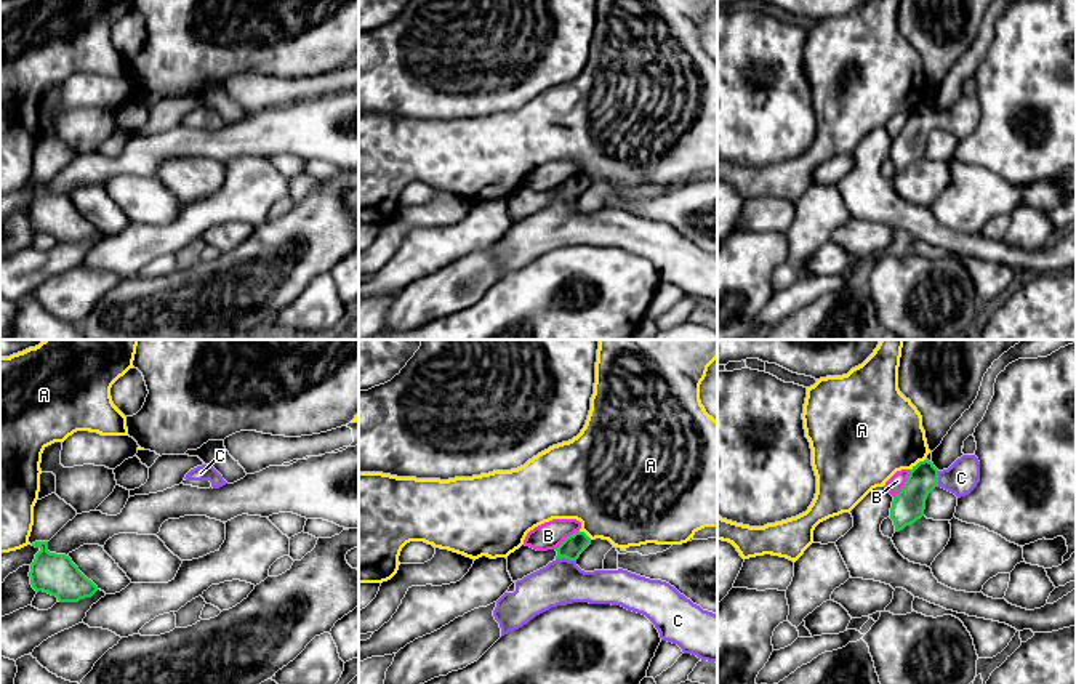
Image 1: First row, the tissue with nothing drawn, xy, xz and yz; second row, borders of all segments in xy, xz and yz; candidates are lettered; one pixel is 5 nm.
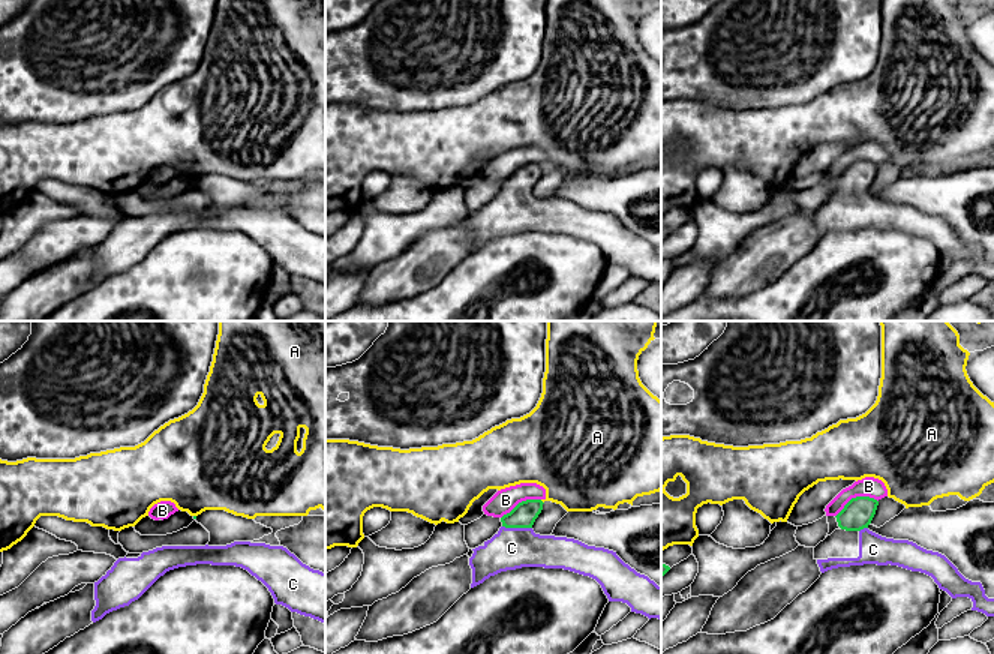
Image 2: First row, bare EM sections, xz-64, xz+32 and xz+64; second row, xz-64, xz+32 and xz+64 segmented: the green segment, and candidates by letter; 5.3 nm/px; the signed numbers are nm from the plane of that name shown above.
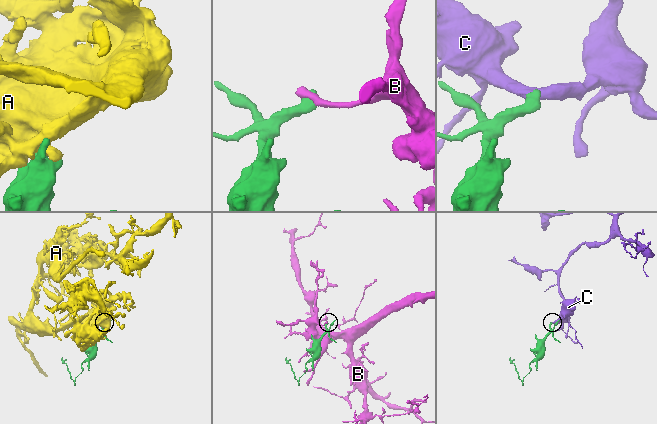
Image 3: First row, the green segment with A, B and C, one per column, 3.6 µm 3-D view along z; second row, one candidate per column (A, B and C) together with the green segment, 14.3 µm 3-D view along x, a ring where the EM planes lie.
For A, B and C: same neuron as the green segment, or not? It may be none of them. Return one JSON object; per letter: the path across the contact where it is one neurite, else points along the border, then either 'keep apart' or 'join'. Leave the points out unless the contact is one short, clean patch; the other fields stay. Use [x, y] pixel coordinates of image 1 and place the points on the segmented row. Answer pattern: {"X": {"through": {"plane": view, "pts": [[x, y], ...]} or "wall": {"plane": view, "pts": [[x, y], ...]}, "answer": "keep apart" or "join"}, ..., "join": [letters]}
{"A": {"answer": "keep apart"}, "B": {"wall": {"plane": "yz", "pts": [[910, 470], [903, 487], [894, 497]]}, "answer": "keep apart"}, "C": {"through": {"plane": "xz", "pts": [[572, 547], [566, 558], [561, 582]]}, "answer": "join"}, "join": ["C"]}

